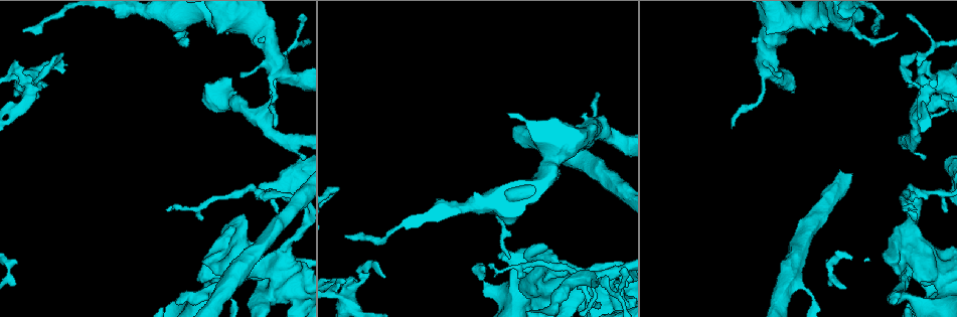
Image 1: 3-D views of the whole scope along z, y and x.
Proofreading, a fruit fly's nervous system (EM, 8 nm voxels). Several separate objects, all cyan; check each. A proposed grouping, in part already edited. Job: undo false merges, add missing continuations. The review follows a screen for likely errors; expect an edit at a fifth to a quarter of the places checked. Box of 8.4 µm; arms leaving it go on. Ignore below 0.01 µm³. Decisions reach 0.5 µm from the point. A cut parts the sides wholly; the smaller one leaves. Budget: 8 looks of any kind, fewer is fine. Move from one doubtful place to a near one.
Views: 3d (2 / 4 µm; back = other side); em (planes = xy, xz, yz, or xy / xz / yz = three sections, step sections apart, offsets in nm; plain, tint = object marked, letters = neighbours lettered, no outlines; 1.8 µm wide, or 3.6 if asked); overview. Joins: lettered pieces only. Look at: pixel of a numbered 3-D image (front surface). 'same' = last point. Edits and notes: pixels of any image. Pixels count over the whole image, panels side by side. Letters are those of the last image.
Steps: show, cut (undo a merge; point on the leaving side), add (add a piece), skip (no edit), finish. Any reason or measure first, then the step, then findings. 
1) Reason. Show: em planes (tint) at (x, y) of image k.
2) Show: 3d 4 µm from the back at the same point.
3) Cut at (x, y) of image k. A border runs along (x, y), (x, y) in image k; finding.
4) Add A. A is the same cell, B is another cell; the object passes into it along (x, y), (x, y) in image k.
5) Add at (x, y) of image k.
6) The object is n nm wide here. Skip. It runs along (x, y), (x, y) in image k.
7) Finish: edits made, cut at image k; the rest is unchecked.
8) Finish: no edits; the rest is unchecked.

Show: 3d 2 µm at (260, 115) of image 1.

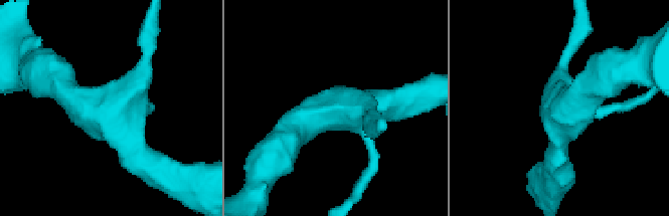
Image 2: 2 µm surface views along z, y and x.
Now the EM. Show: em planes (plain) at (563, 111) of image 2.

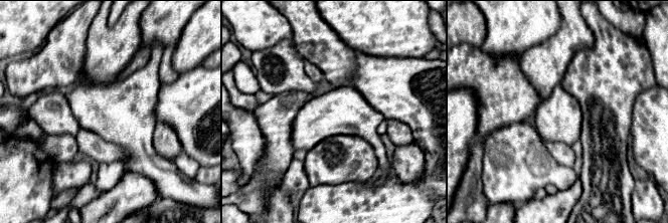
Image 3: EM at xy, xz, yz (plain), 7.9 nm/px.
What lies round it. Show: em planes (letters) at the same point.

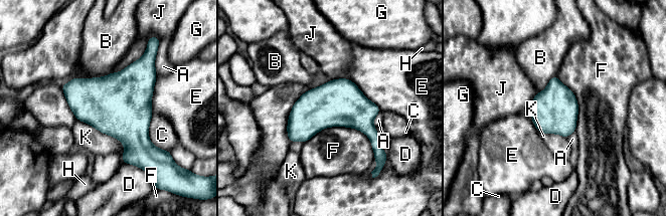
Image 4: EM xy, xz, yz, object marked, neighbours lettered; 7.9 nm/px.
Skip. A, B, C, D, E, F, G, H, J and K are other cells; a border runs along (110, 72), (101, 76), (74, 76) in image 4; continuous, no second neuron.

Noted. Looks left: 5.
Sudden change in width. Show: 3d 4 µm at (556, 154) of image 1.

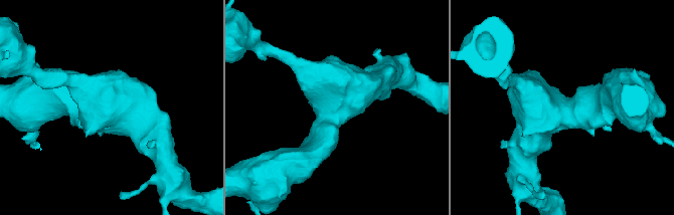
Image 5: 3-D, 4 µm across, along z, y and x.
Now the EM. Show: em 3.6 µm xz step 4 (tint) at (334, 111) of image 5.

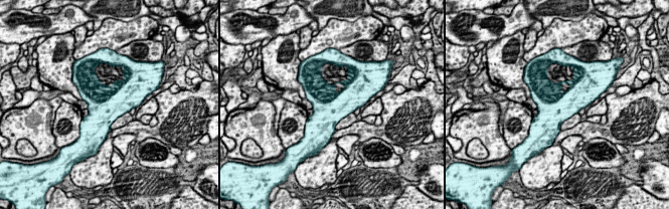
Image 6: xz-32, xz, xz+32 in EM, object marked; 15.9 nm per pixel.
Another direction. Show: em 3.6 µm planes (letters) at the same point.

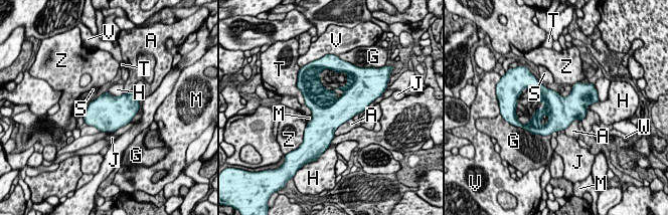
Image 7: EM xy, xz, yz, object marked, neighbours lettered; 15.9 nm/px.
Skip. A, G, H, J, M, S, T, V, W and Z are other cells; a border runs along (589, 110), (580, 121) in image 7; one neuron here.

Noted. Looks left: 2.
Finish: no edits; the rest is unchecked.

